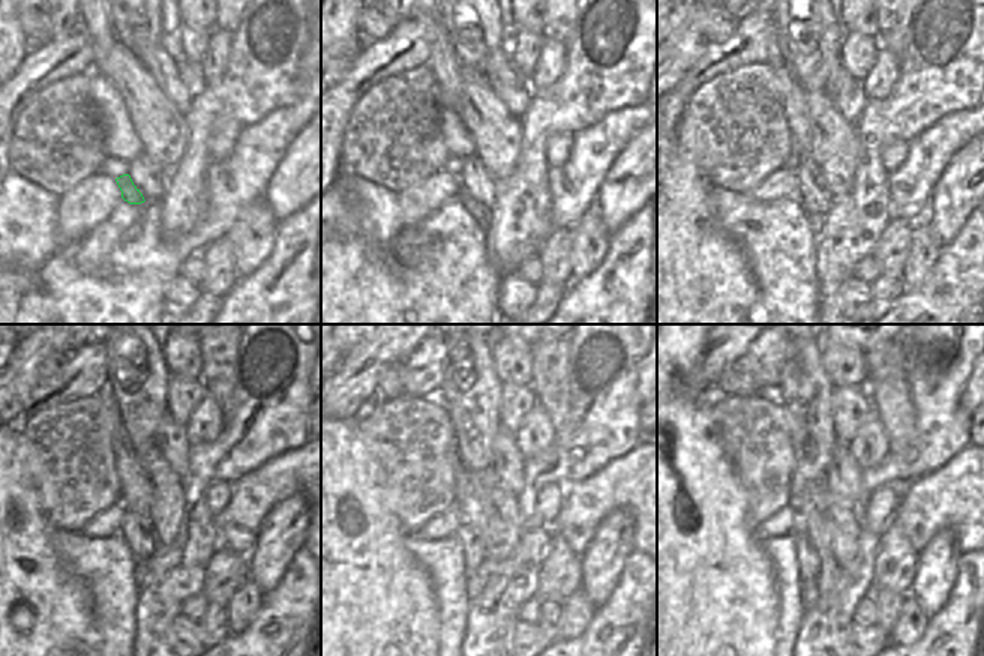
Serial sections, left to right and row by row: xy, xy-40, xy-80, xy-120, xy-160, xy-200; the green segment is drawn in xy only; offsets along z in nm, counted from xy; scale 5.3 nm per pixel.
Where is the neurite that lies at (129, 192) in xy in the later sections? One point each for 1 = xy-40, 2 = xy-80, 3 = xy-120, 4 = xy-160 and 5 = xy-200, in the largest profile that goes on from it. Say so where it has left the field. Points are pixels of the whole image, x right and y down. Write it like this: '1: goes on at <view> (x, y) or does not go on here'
1: goes on at xy-40 (482, 215)
2: goes on at xy-80 (818, 219)
3: goes on at xy-120 (141, 566)
4: goes on at xy-160 (476, 581)
5: goes on at xy-200 (809, 589)

